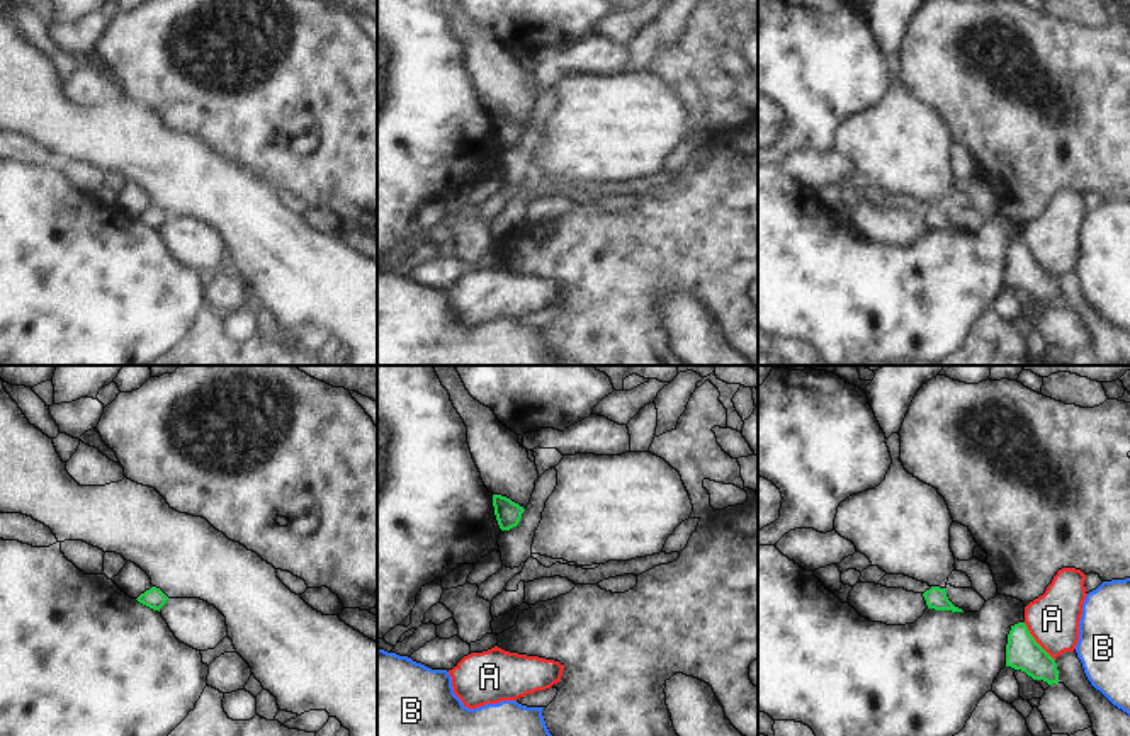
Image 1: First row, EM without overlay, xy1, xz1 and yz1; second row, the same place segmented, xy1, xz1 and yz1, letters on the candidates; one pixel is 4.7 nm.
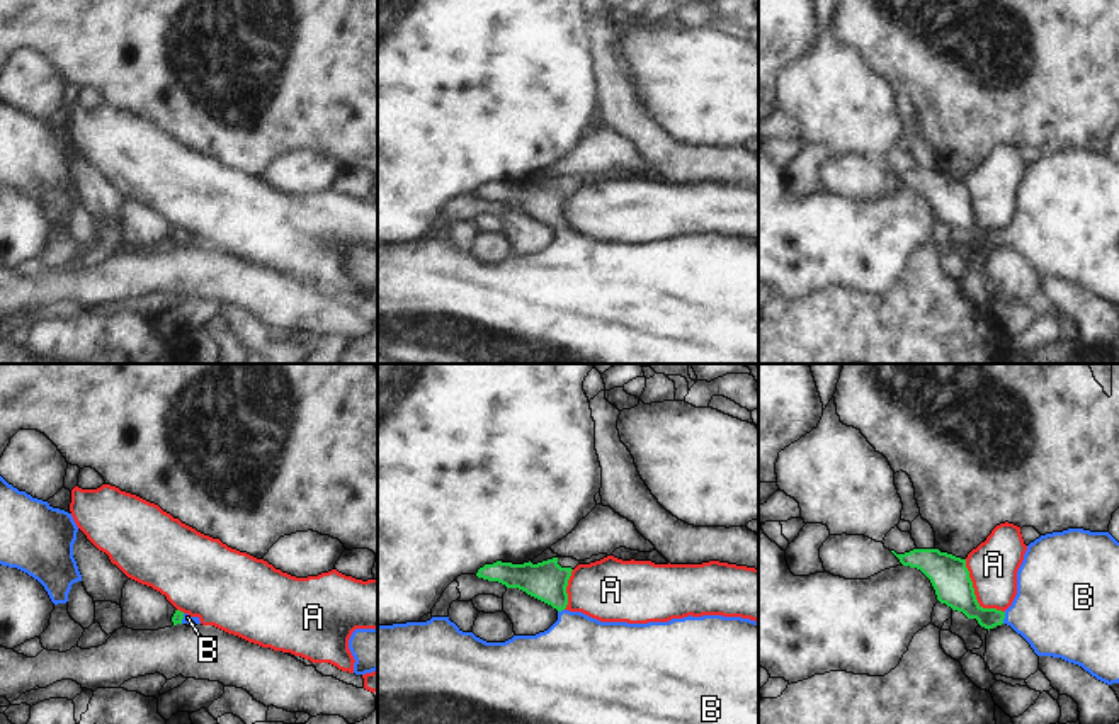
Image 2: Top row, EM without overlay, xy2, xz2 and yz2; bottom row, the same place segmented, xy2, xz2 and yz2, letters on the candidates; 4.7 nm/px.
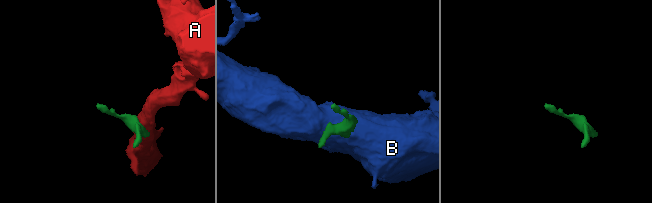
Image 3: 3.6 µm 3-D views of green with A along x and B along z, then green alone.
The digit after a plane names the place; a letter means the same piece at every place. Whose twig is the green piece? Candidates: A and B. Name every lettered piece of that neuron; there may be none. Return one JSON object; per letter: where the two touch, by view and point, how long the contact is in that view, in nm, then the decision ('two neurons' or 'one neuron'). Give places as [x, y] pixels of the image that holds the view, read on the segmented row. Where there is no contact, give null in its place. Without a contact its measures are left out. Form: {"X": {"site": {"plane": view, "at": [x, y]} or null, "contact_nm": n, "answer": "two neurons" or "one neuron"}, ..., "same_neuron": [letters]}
{"A": {"site": {"plane": "yz2", "at": [973, 593]}, "contact_nm": 320, "answer": "two neurons"}, "B": {"site": {"plane": "yz2", "at": [1004, 617]}, "contact_nm": 60, "answer": "one neuron"}, "same_neuron": ["B"]}

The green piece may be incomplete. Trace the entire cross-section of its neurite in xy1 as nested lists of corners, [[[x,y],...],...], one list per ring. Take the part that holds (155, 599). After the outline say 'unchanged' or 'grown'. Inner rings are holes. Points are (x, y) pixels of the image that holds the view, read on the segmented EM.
[[[151,586],[144,593],[141,593],[136,600],[160,612],[160,609],[167,603],[168,597],[160,588]]]; unchanged

